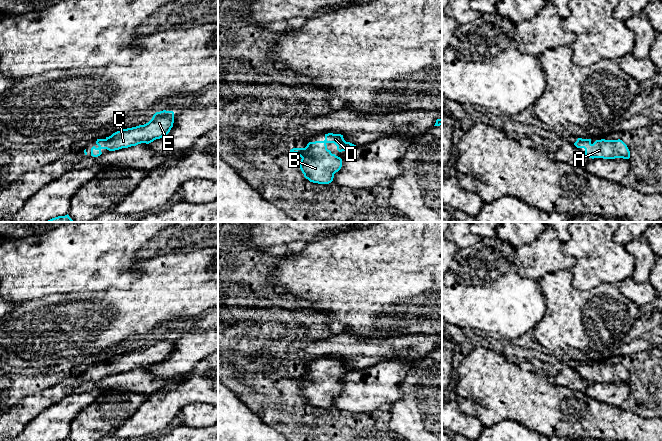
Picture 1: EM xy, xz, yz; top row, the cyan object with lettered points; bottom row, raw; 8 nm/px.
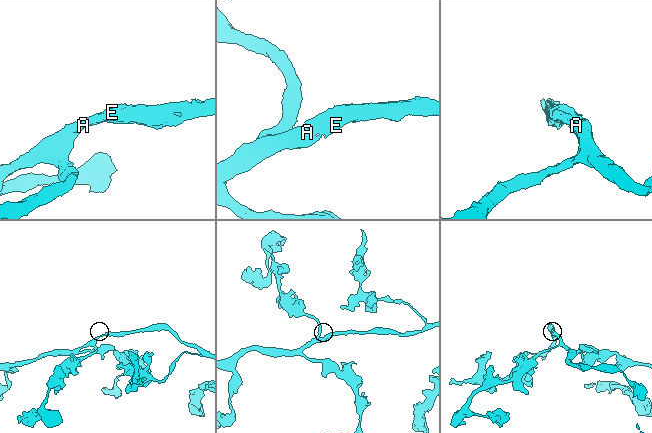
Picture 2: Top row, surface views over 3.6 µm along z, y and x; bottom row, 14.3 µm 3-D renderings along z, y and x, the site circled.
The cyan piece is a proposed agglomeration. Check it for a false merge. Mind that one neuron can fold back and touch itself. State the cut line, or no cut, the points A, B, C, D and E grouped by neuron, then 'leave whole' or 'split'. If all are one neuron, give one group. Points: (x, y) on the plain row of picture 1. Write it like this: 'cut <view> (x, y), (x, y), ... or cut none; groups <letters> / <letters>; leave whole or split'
cut none; groups A B C D E; leave whole

